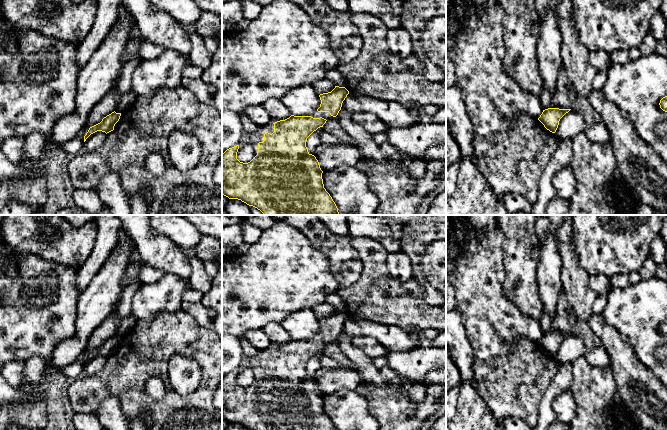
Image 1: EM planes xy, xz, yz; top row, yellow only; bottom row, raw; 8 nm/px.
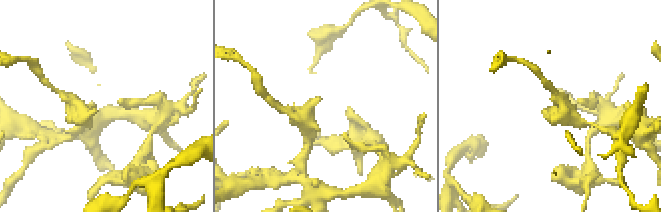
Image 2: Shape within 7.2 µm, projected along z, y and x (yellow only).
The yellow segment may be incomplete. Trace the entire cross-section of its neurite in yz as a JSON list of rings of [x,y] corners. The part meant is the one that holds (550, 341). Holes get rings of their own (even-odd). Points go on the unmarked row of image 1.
[[[548,332],[543,334],[538,344],[544,351],[552,357],[555,357],[560,343],[571,333]]]

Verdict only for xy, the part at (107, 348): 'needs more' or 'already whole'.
already whole

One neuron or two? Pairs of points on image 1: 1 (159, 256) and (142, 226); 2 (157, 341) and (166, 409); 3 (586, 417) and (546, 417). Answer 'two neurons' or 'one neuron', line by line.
1: one neuron
2: one neuron
3: two neurons

